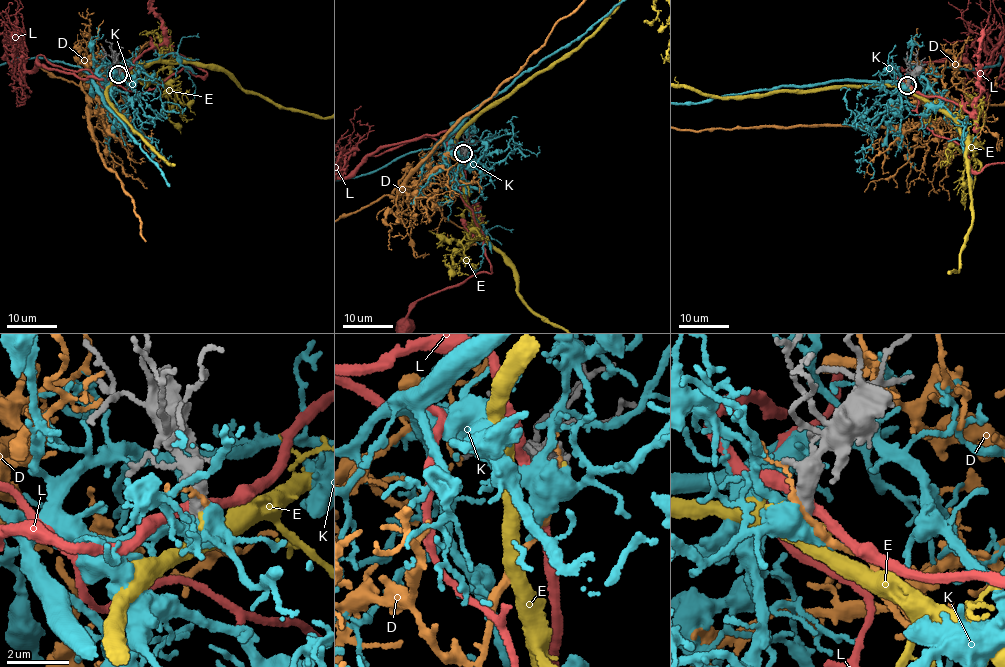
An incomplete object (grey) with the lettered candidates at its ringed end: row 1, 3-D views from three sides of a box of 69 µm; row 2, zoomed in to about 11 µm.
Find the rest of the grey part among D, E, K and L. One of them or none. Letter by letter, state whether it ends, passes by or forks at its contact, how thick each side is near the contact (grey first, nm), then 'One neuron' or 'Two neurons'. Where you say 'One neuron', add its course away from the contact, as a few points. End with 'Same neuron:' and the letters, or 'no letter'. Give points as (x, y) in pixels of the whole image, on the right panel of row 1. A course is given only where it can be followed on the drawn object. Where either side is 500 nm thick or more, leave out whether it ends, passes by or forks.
D: Thickness 600 nm (grey) against 170 nm. Two neurons
E: Thickness 500 nm (grey) against 150 nm. Two neurons
K: Thickness 500 nm (grey) against 500 nm. One neuron
L: Thickness 500 nm (grey) against 280 nm. Two neurons
Same neuron: K

